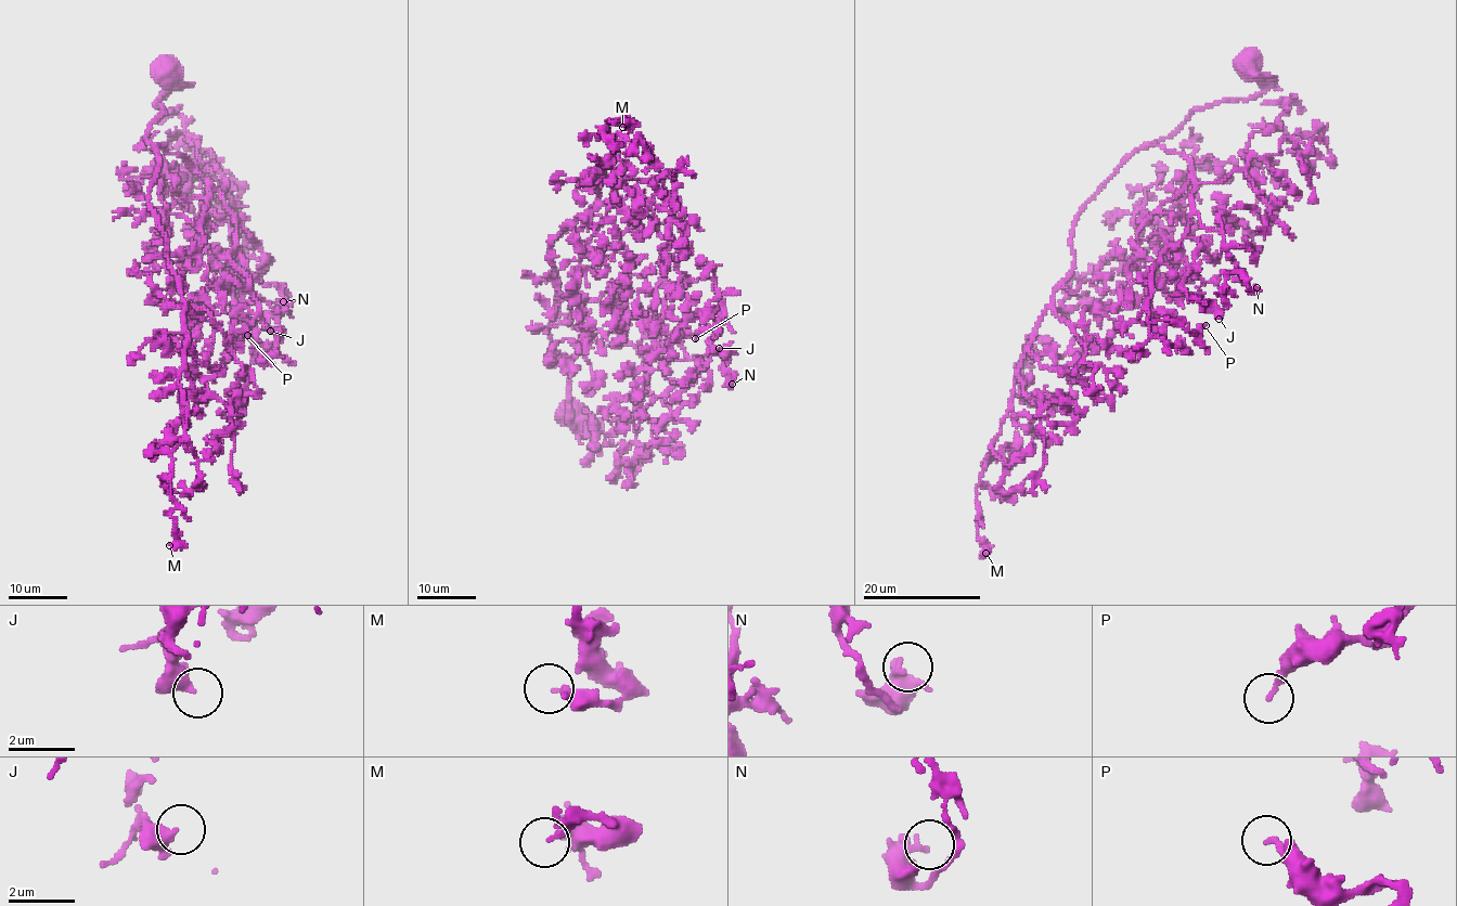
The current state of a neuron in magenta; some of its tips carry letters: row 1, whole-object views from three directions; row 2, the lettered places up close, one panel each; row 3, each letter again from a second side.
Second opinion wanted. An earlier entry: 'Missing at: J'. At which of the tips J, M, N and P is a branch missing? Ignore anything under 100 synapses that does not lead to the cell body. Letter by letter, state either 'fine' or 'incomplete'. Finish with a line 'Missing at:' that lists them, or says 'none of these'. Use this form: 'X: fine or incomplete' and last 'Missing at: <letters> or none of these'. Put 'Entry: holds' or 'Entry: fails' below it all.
J: fine
M: fine
N: fine
P: fine
Missing at: none of these
Entry: fails

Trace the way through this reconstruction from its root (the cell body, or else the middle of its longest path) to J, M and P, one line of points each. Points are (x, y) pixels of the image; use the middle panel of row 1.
J: (571, 413), (559, 314), (604, 345), (713, 319), (719, 348)
M: (571, 413), (550, 249), (589, 219), (616, 150), (607, 121), (622, 127)
P: (571, 413), (559, 314), (636, 344), (660, 331), (656, 303), (713, 279), (725, 312), (695, 338)

